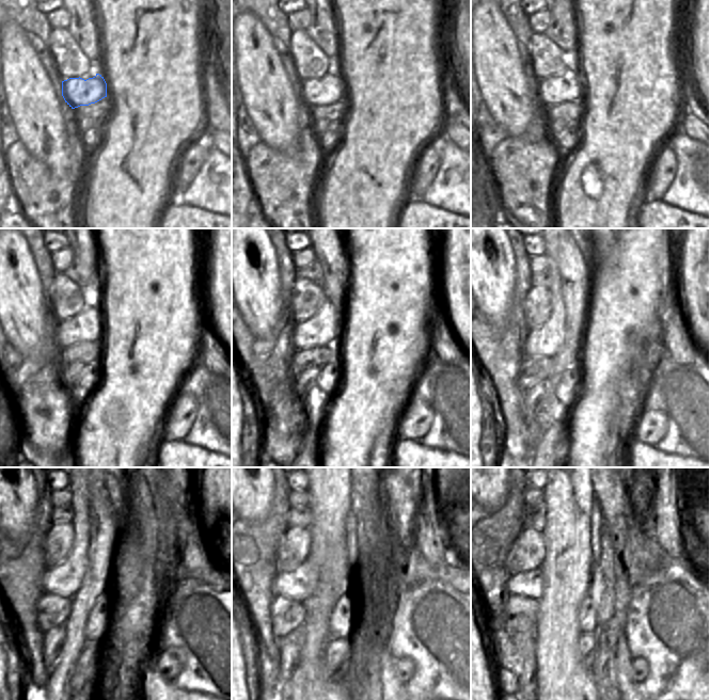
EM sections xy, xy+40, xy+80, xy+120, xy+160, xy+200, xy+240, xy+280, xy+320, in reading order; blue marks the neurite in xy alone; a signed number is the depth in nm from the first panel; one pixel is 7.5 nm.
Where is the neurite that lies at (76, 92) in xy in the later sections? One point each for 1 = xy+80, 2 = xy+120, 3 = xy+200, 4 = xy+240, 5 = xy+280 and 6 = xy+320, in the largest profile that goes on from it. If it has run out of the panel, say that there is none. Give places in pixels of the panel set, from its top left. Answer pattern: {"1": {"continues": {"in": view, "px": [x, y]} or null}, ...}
{"1": {"continues": {"in": "xy+80", "px": [545, 94]}}, "2": {"continues": {"in": "xy+120", "px": [66, 333]}}, "3": {"continues": {"in": "xy+200", "px": [547, 339]}}, "4": {"continues": {"in": "xy+240", "px": [64, 579]}}, "5": {"continues": {"in": "xy+280", "px": [298, 585]}}, "6": {"continues": {"in": "xy+320", "px": [531, 584]}}}

